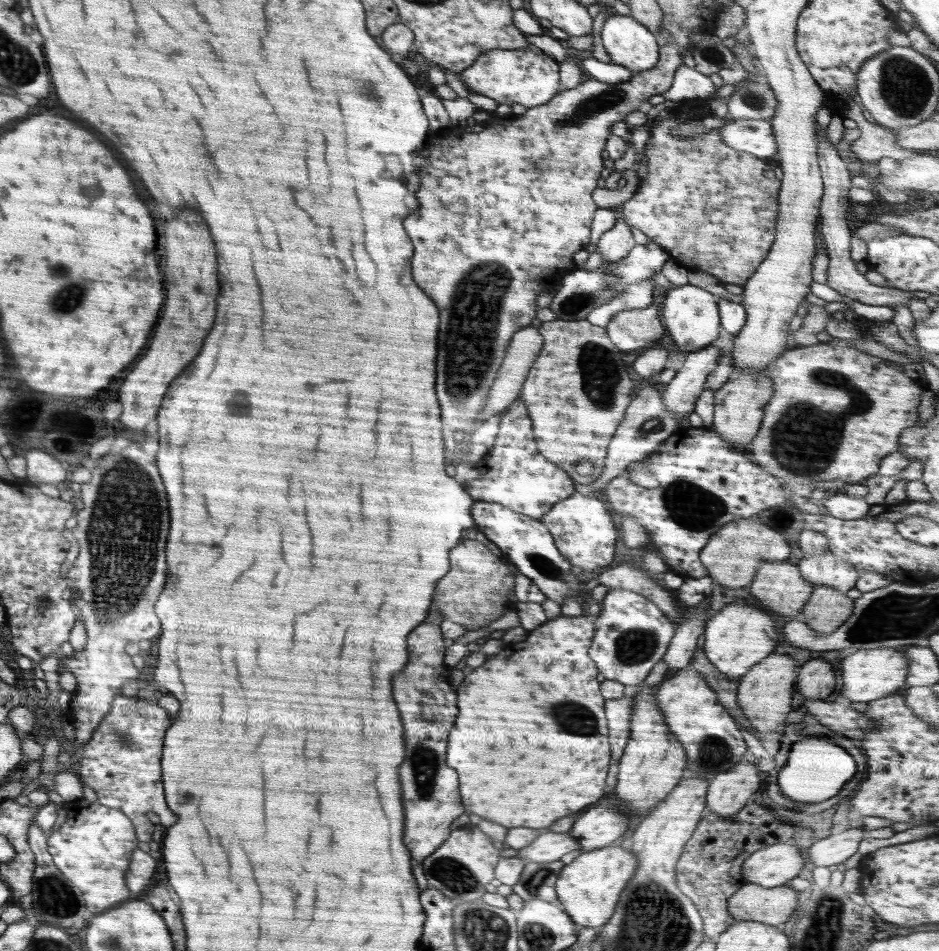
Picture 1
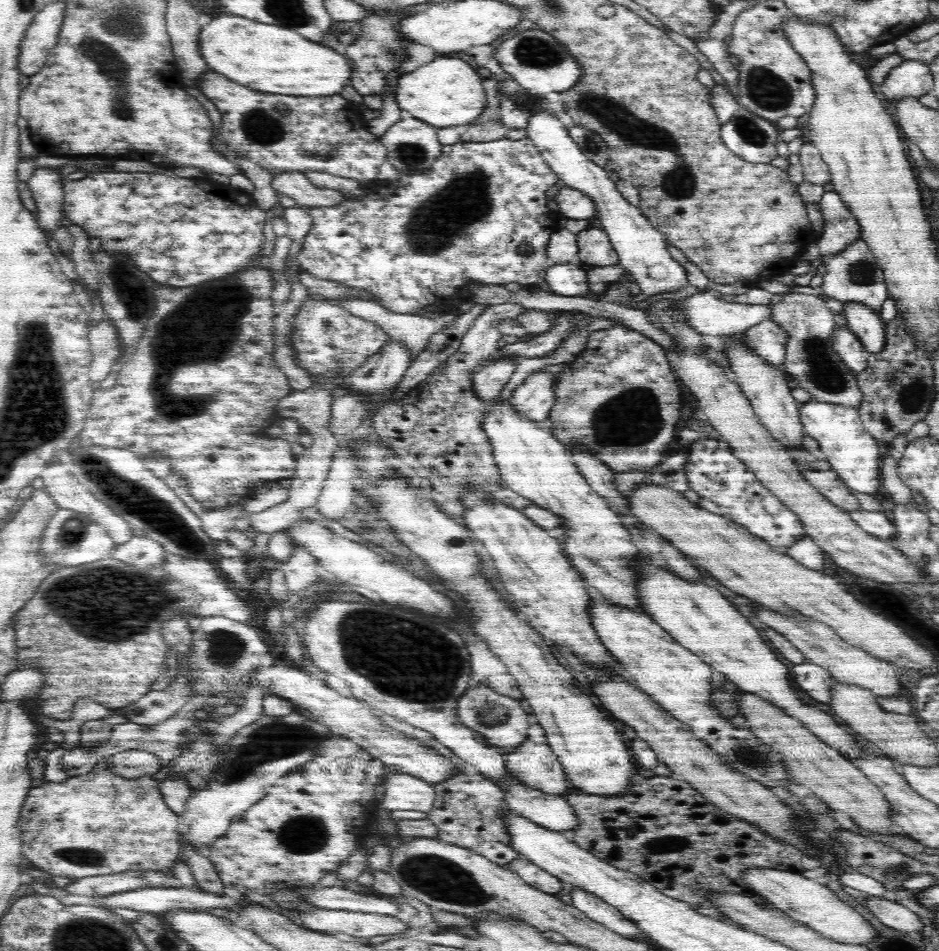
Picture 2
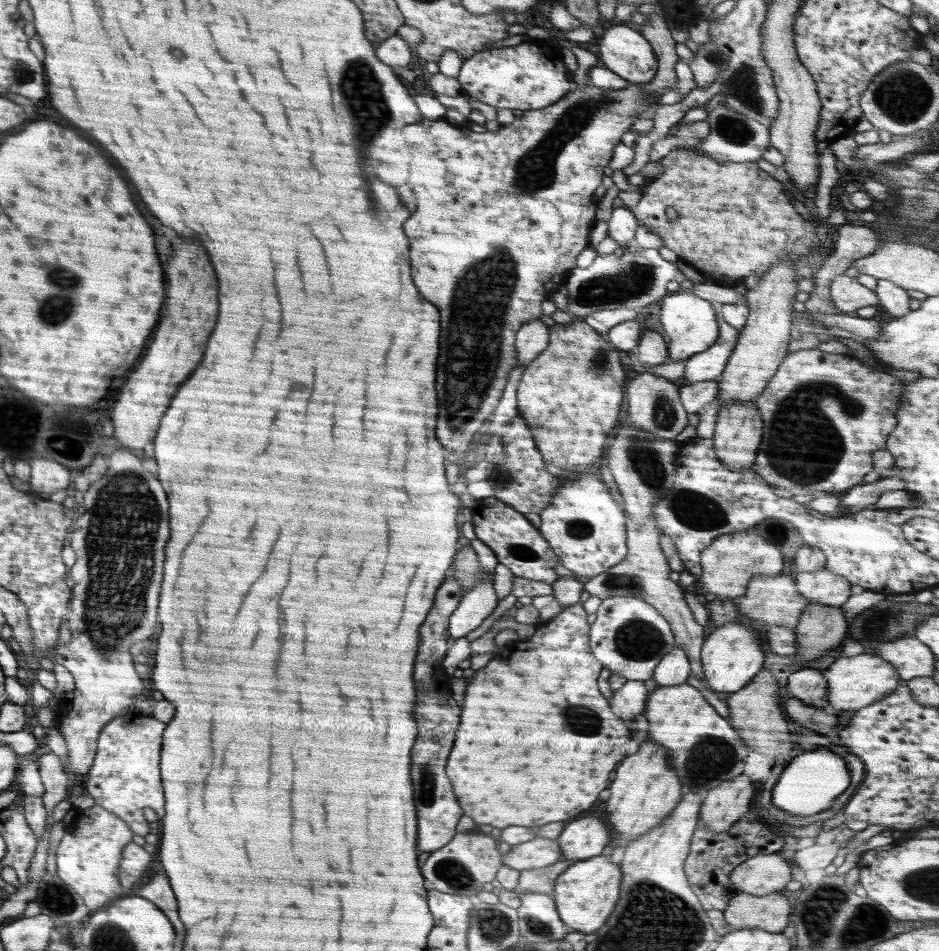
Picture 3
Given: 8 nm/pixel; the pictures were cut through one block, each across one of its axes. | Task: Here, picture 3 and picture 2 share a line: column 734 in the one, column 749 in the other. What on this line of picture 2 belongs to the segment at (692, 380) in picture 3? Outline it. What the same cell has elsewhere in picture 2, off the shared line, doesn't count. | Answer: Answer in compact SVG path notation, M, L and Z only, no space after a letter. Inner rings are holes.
M762 320L744 332L743 344L748 345L754 353L766 363L780 367L786 358L786 344L789 335L772 320Z

